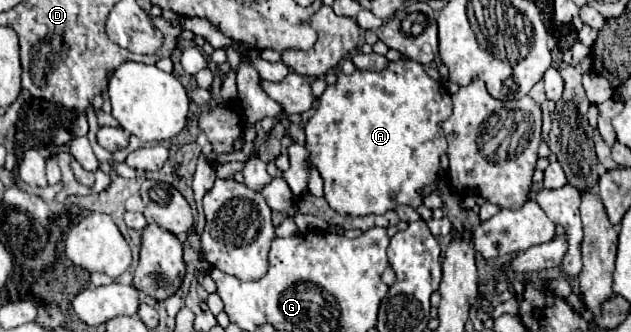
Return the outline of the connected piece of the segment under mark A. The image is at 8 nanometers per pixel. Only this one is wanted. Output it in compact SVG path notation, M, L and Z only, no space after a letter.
M402 58L402 60L396 60L396 62L388 62L388 66L382 70L382 72L370 72L370 70L356 70L354 74L346 76L346 74L338 74L336 78L336 84L330 84L324 94L318 98L320 100L320 106L318 110L314 112L314 116L308 120L306 124L306 148L308 148L308 154L310 154L310 160L312 164L318 168L322 180L324 180L324 198L326 202L338 212L338 214L344 214L344 216L368 216L368 214L384 214L388 210L394 210L398 204L408 204L408 206L418 206L422 202L418 190L422 190L422 186L430 184L436 174L438 174L438 168L440 168L440 156L446 152L446 138L444 138L444 132L440 128L440 122L446 120L450 116L450 110L452 110L452 98L450 94L446 92L446 88L432 80L424 66L422 64L416 64L408 58Z

